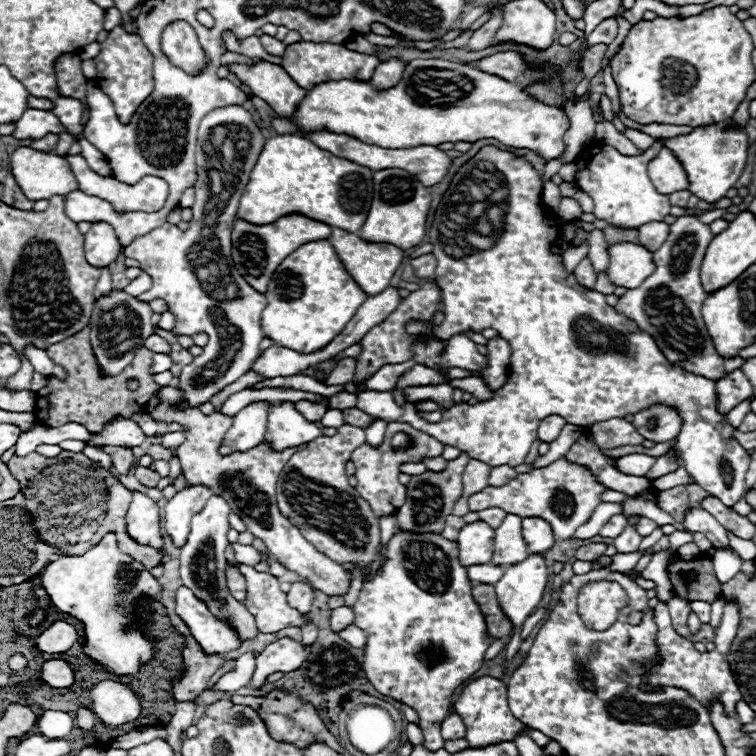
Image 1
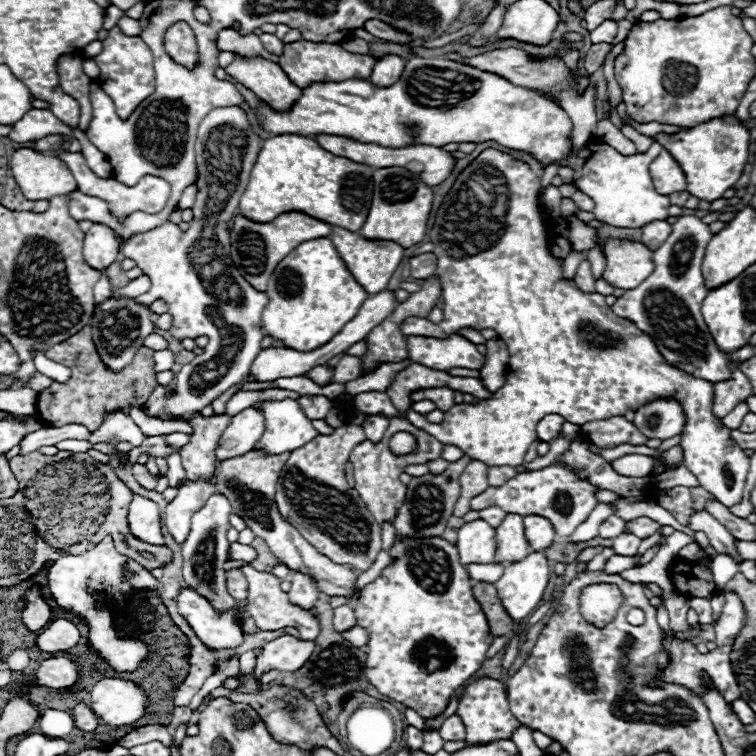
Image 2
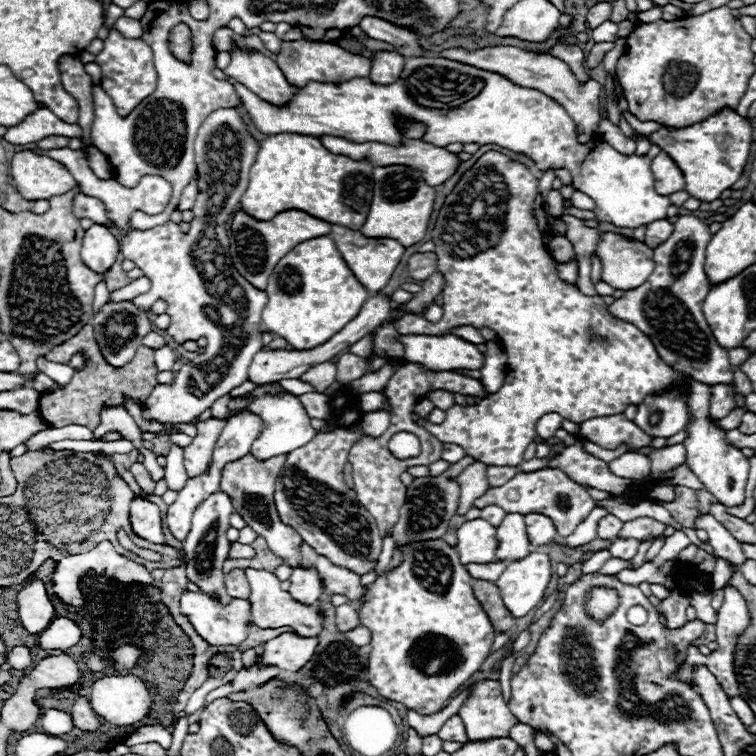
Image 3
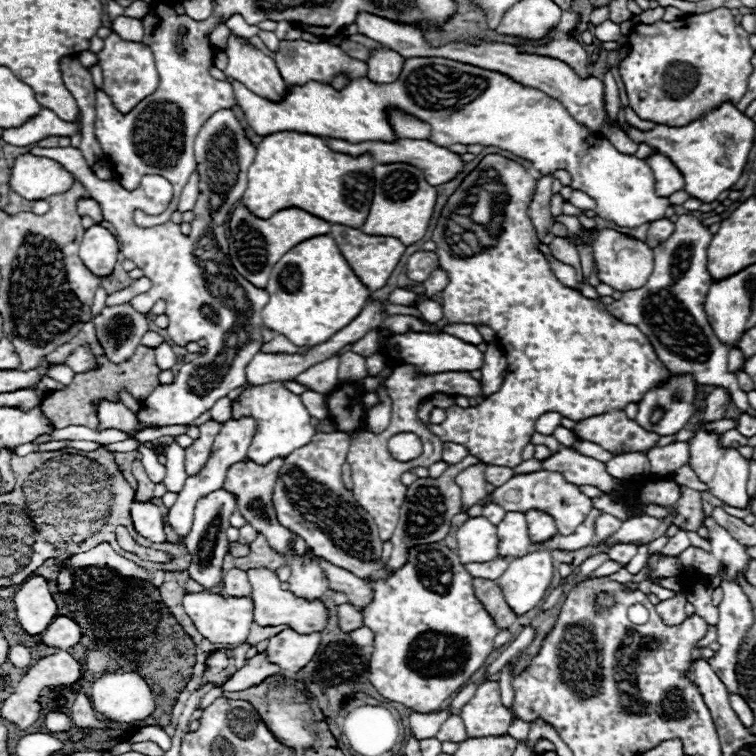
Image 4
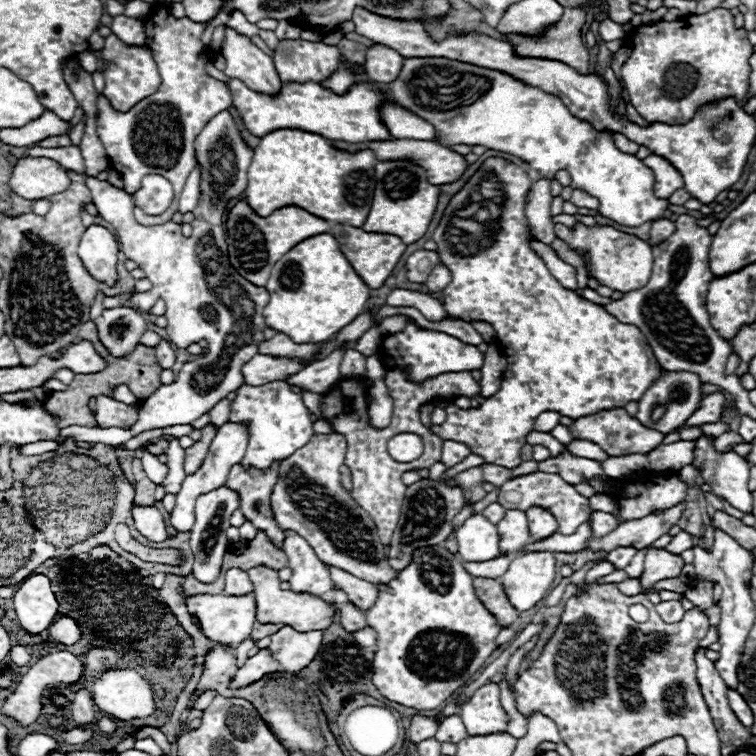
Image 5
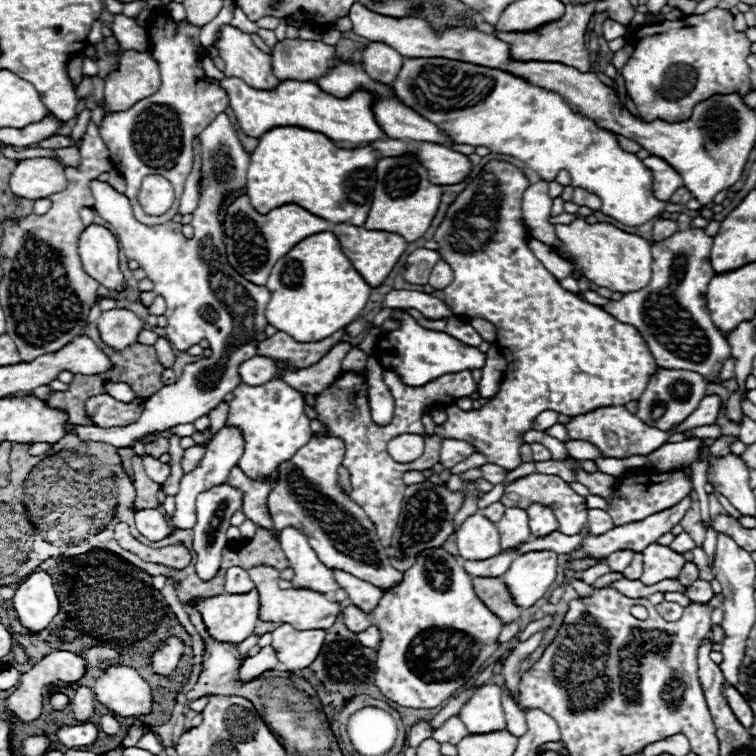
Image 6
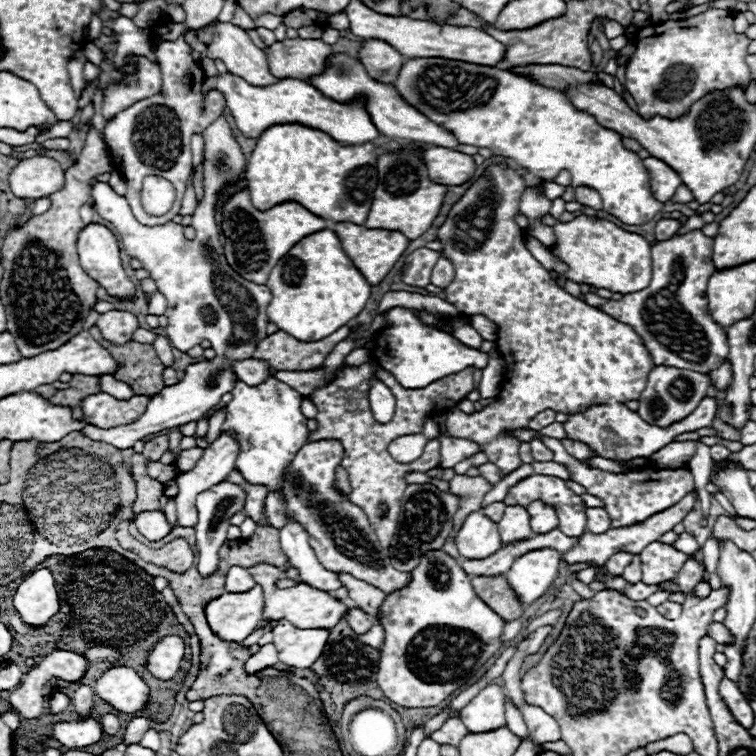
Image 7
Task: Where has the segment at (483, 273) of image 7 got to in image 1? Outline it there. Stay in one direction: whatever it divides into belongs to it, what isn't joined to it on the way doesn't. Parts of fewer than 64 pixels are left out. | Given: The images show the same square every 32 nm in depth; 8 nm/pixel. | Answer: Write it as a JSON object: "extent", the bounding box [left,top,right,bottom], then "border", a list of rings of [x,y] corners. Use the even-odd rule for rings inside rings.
{"extent":[356,144,750,506],"border":[[[492,144],[482,146],[476,156],[472,156],[454,174],[428,230],[428,240],[434,244],[432,254],[438,258],[434,278],[442,290],[442,306],[446,318],[440,326],[434,327],[412,320],[406,325],[406,331],[414,335],[434,333],[438,338],[446,340],[462,332],[494,328],[512,346],[510,378],[506,386],[494,392],[492,400],[478,402],[474,406],[454,404],[452,408],[444,410],[442,420],[434,424],[422,420],[414,404],[406,402],[404,406],[398,406],[390,392],[360,392],[356,408],[386,422],[406,422],[412,428],[438,438],[442,444],[460,448],[462,452],[470,454],[470,458],[482,460],[488,466],[508,464],[516,468],[524,464],[532,442],[538,440],[538,426],[546,416],[558,414],[566,418],[568,424],[588,426],[610,418],[626,418],[628,414],[638,414],[640,410],[656,404],[674,406],[682,420],[682,430],[678,432],[674,444],[682,466],[700,488],[720,498],[726,506],[734,506],[746,488],[744,476],[748,472],[750,454],[734,438],[736,428],[726,422],[726,414],[720,414],[716,408],[716,382],[692,374],[682,366],[666,360],[654,338],[650,338],[650,334],[644,330],[638,330],[634,320],[606,304],[604,294],[582,288],[576,276],[566,272],[562,256],[552,252],[552,244],[558,240],[558,236],[558,224],[552,220],[542,198],[542,178],[536,174],[532,164],[522,156],[500,150]]]}

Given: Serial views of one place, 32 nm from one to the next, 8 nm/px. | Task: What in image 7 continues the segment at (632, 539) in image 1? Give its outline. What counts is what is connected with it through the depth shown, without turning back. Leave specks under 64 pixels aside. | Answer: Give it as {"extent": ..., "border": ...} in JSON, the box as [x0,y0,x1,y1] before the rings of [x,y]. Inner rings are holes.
{"extent":[606,552,634,576],"border":[[[618,552],[618,554],[612,554],[612,556],[608,558],[608,562],[606,562],[608,572],[610,572],[612,576],[620,576],[620,574],[624,572],[624,568],[632,562],[632,558],[634,558],[634,554],[630,554],[630,552]]]}

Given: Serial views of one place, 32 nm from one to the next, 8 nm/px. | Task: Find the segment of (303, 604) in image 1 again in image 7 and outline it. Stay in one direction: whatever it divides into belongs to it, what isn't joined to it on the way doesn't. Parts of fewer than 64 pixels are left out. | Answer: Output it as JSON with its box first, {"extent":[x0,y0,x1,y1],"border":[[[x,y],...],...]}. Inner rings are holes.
{"extent":[280,522,340,592],"border":[[[290,522],[284,528],[280,528],[280,544],[290,560],[290,566],[296,568],[300,574],[296,578],[296,584],[304,582],[304,584],[310,584],[310,586],[314,586],[318,590],[326,590],[326,592],[340,588],[338,576],[334,572],[326,570],[318,562],[314,550],[308,544],[308,534],[302,530],[302,526]]]}

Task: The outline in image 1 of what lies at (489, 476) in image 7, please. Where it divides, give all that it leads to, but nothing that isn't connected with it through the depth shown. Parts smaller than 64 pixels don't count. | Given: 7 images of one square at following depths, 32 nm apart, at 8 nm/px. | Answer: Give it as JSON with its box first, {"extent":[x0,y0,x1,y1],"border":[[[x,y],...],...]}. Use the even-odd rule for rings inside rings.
{"extent":[488,466,518,486],"border":[[[496,466],[490,470],[488,482],[490,482],[490,486],[504,486],[516,476],[518,476],[518,472],[512,466]]]}

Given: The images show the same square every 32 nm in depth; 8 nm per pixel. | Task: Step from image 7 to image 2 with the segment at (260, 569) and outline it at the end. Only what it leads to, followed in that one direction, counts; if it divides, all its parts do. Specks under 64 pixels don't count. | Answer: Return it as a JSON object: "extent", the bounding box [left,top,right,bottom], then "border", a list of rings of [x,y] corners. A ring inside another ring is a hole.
{"extent":[242,566,320,640],"border":[[[242,566],[242,572],[246,574],[246,582],[248,582],[248,598],[246,598],[246,608],[250,612],[250,616],[254,618],[256,626],[264,632],[268,630],[280,630],[286,626],[298,628],[302,634],[302,640],[316,640],[320,626],[318,620],[312,618],[310,612],[306,610],[298,610],[298,606],[292,606],[288,602],[288,594],[280,590],[280,580],[270,574],[270,572],[258,572],[252,566]]]}

